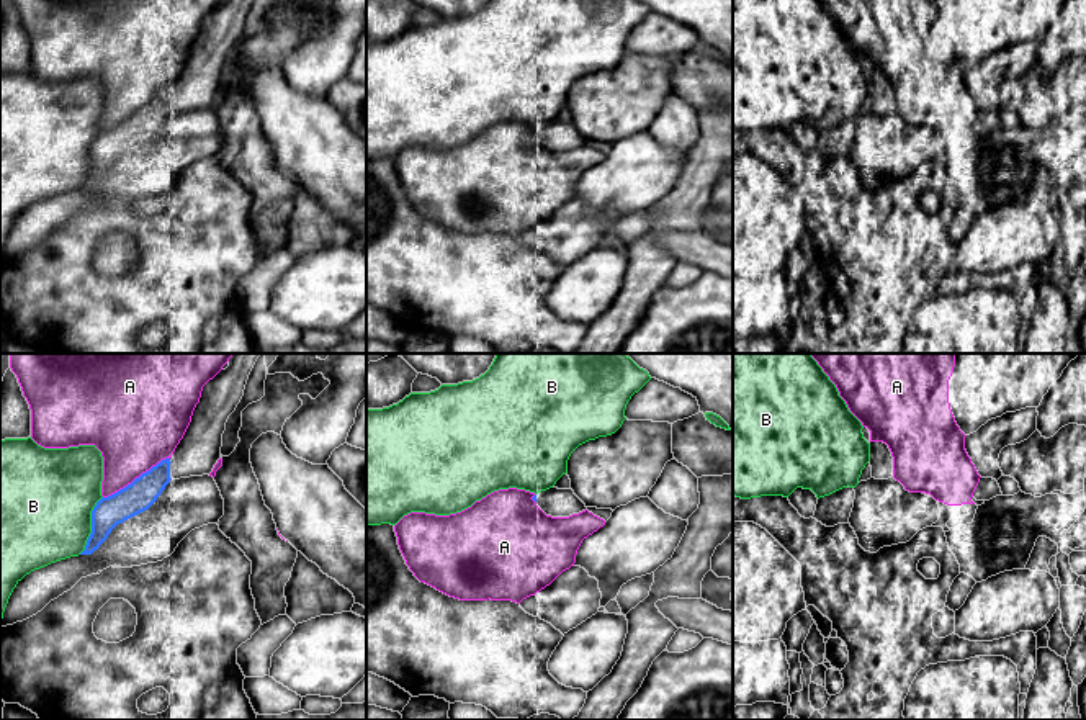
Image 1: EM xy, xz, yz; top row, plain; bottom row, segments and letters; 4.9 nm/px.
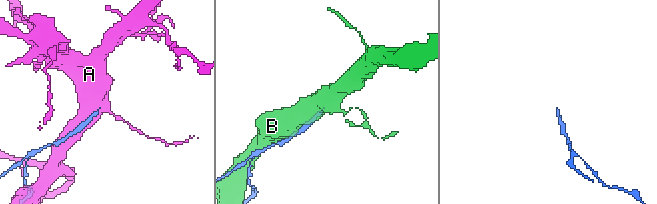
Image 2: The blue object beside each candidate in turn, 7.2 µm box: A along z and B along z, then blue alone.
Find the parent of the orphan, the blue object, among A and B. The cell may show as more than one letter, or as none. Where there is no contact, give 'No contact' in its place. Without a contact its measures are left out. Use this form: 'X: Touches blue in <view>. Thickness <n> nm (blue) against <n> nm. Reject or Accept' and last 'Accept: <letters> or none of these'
A: Touches blue in xy. Thickness 150 nm (blue) against 420 nm. Reject
B: Touches blue in xy. Thickness 150 nm (blue) against 480 nm. Reject
Accept: none of these

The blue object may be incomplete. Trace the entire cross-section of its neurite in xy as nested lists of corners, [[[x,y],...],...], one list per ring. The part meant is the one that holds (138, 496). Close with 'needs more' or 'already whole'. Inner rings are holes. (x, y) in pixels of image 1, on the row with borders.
[[[232,353],[229,367],[203,386],[191,422],[173,455],[96,502],[92,511],[92,533],[80,555],[92,555],[118,524],[147,511],[172,479],[213,471],[221,458],[226,422],[240,403],[260,355],[263,353]]] | needs more

